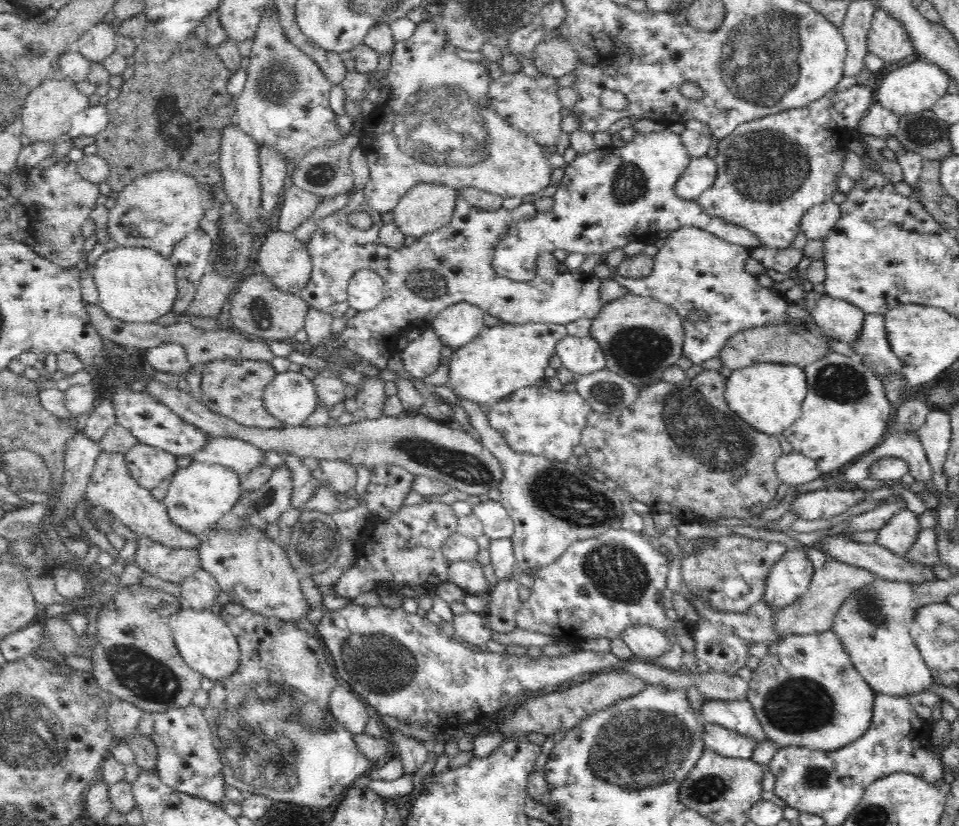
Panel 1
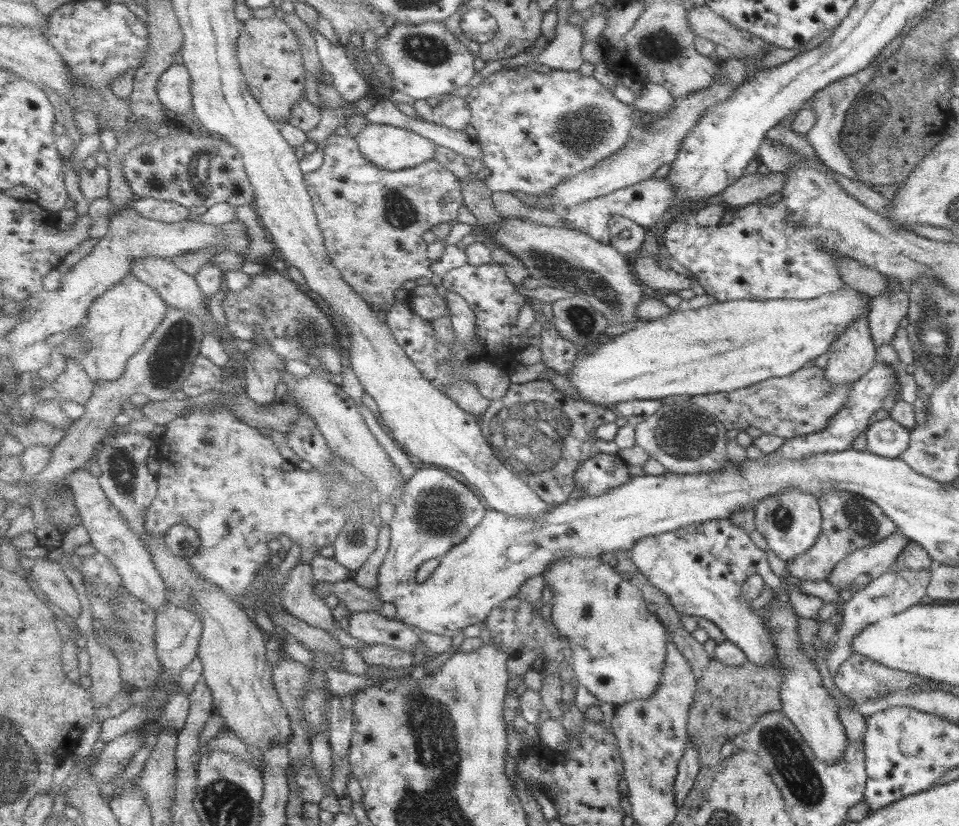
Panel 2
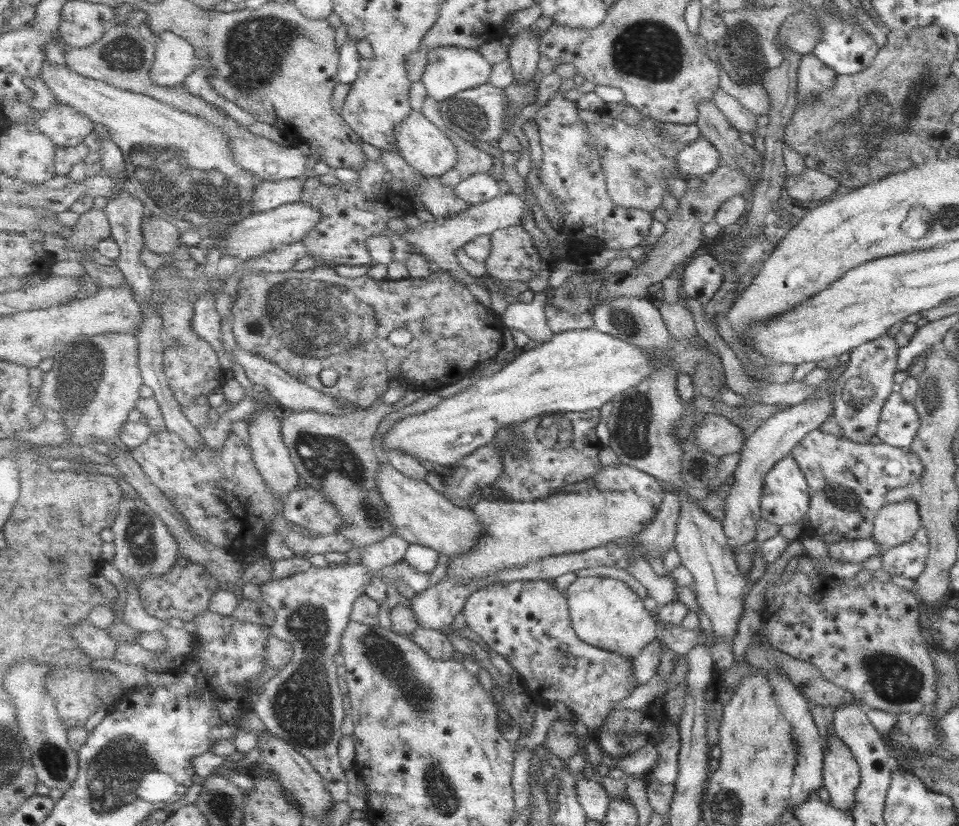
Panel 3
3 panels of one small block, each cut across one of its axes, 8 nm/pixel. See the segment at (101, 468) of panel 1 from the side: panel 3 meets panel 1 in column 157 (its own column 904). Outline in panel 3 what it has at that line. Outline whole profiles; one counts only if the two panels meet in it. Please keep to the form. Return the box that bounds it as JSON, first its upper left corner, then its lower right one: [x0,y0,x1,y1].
[870,499,920,552]

